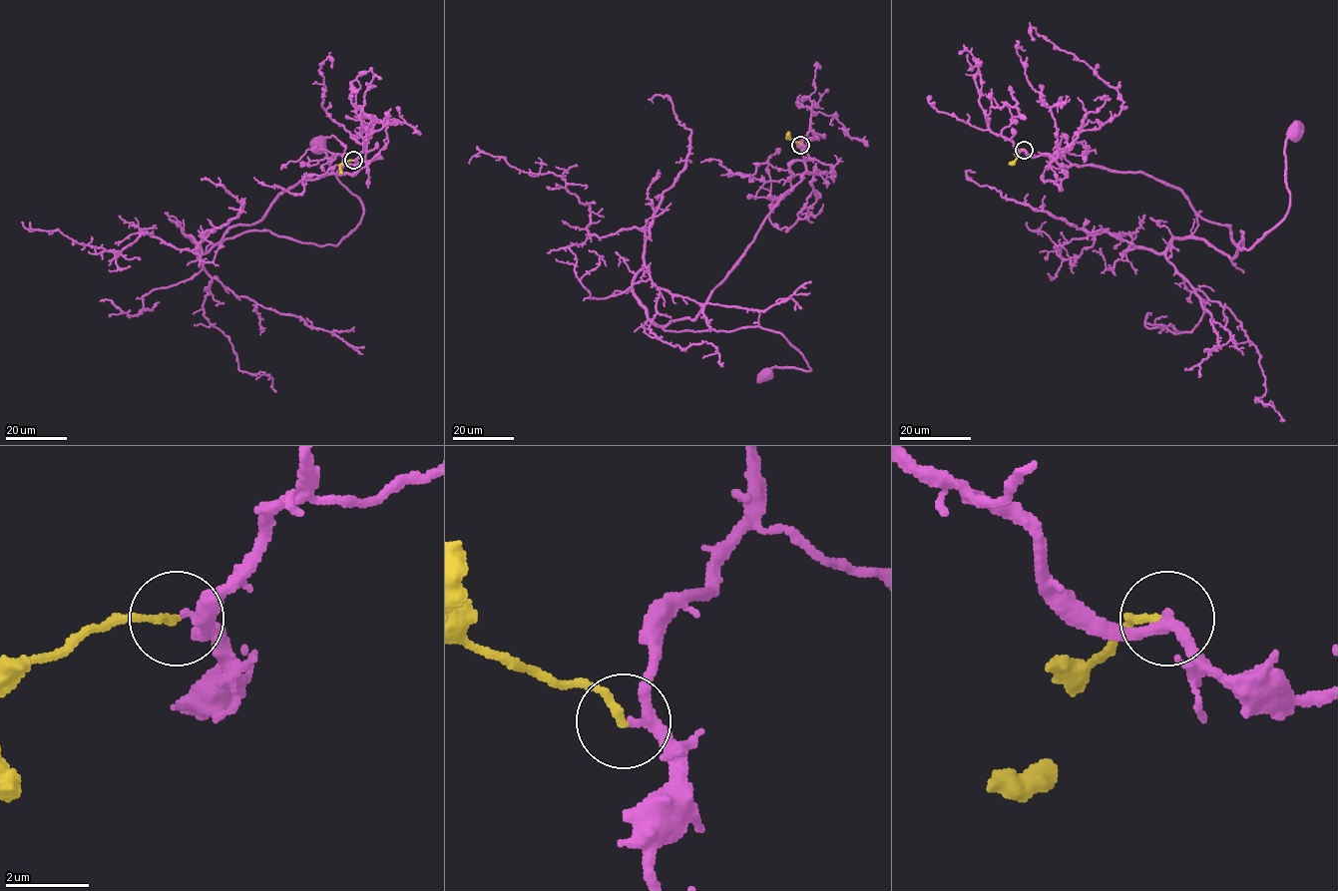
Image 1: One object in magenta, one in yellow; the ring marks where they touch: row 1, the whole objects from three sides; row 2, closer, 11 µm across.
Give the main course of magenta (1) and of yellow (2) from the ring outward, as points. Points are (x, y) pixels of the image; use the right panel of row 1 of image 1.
1: (1024, 150), (1175, 186), (1249, 249), (1288, 210), (1293, 134)
2: (1024, 150), (1009, 164)

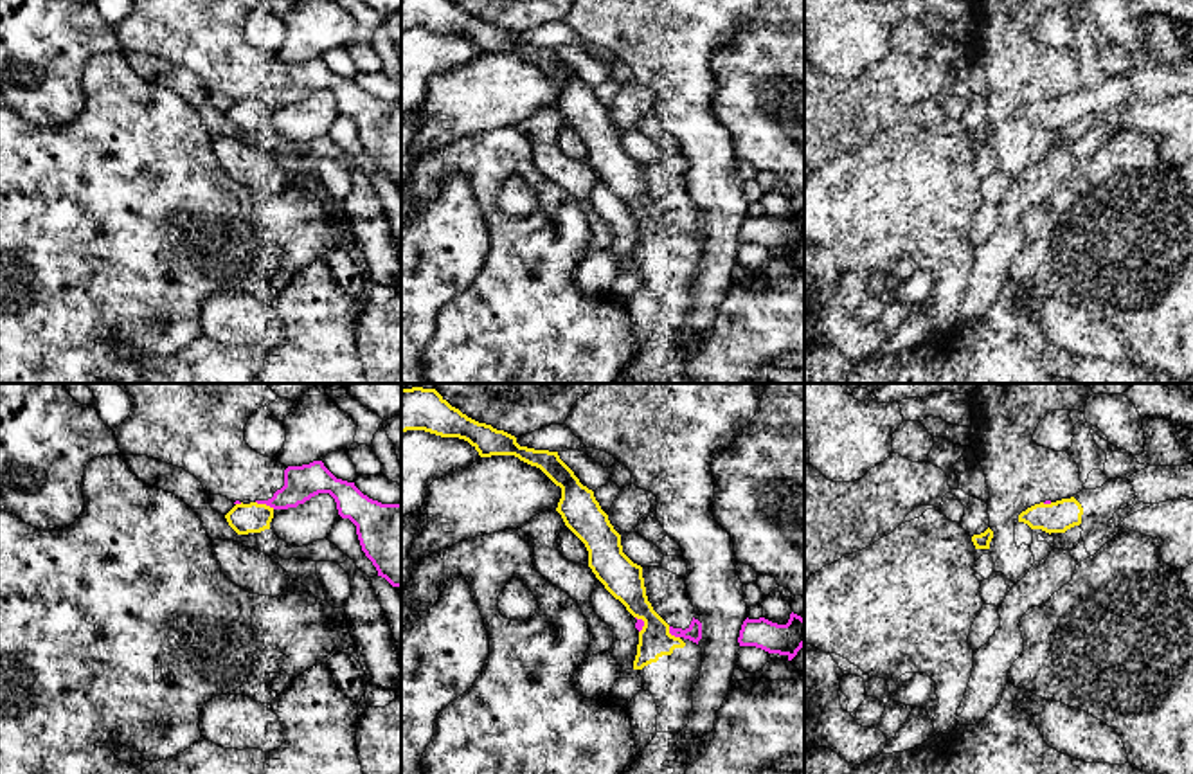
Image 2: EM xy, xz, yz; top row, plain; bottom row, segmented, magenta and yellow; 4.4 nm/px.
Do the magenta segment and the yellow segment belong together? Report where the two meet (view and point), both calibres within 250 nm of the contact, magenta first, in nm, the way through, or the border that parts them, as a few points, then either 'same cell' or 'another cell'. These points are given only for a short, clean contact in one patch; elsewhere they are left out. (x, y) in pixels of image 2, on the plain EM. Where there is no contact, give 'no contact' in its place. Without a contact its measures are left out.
xy (265, 99) | 160/140 nm | another cell

